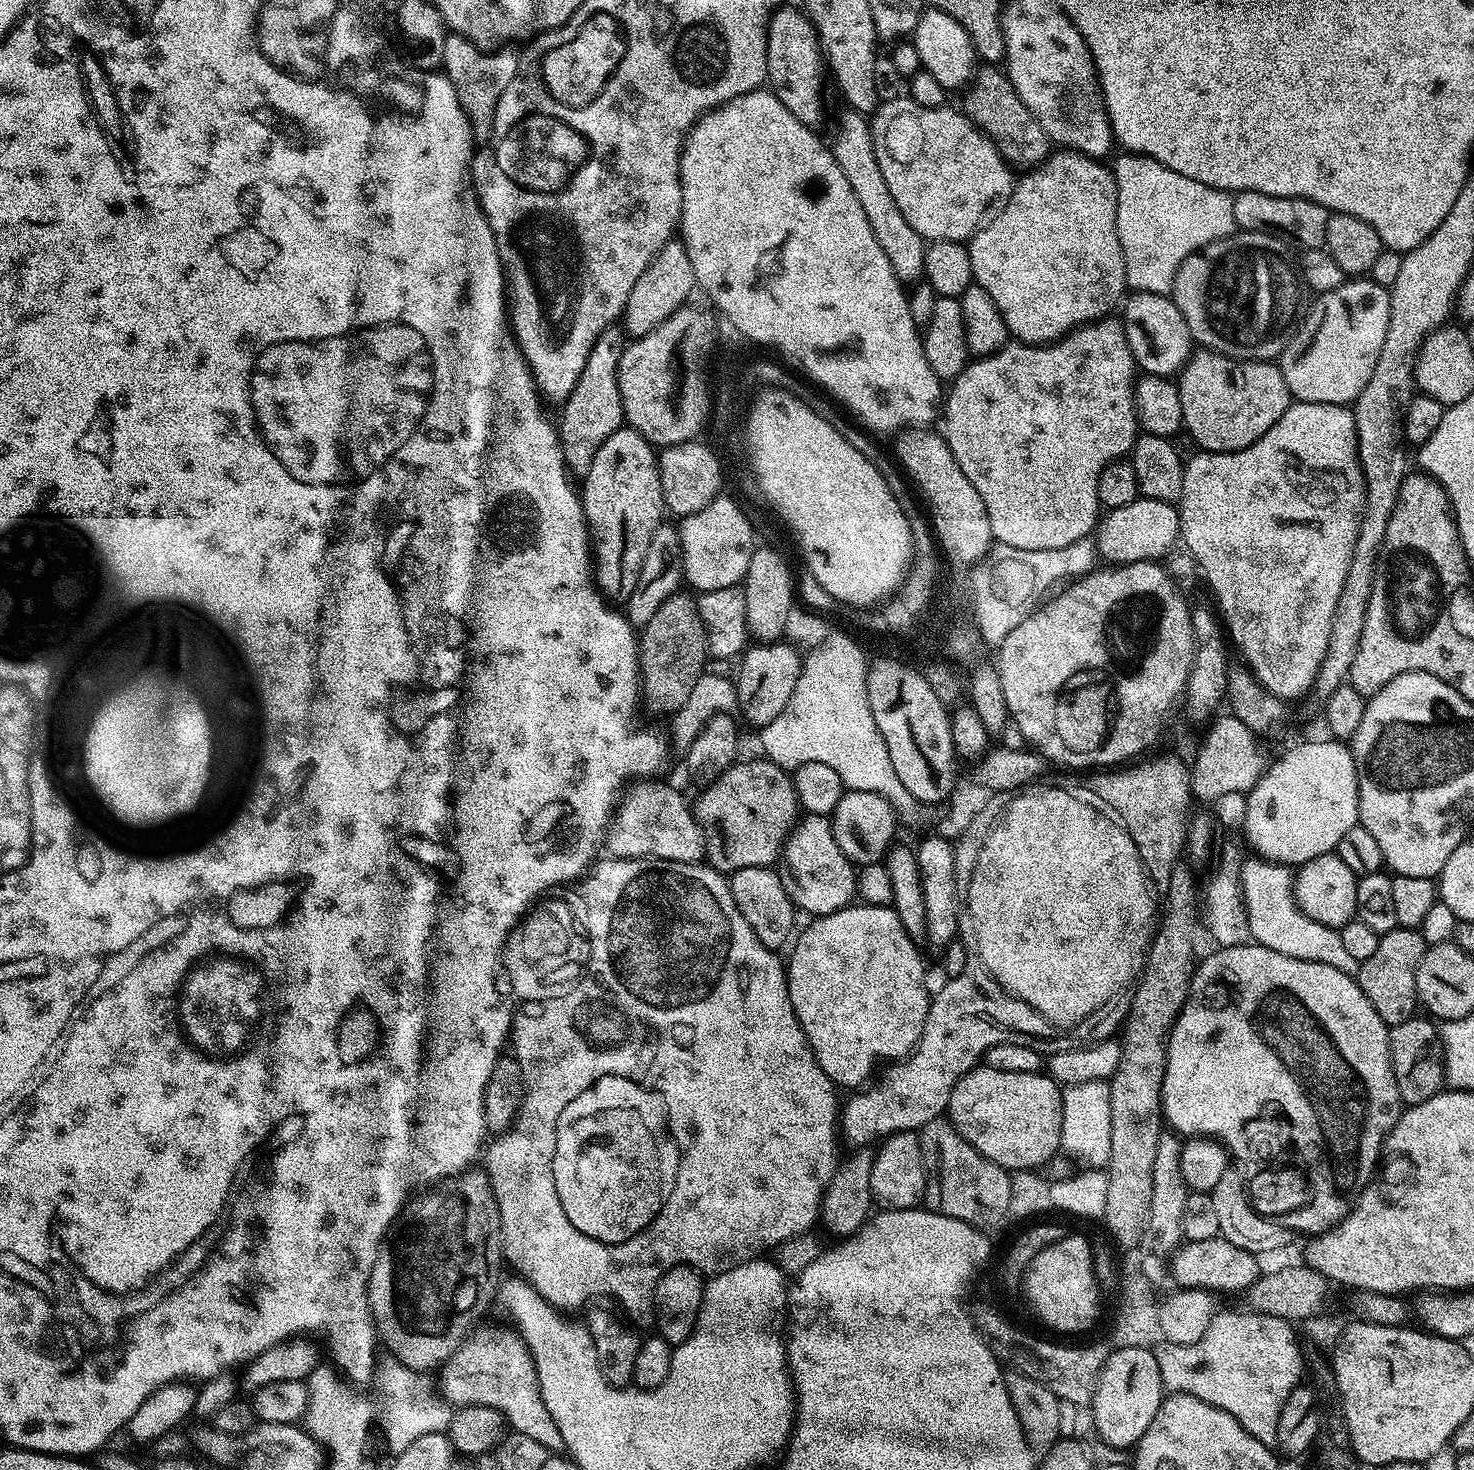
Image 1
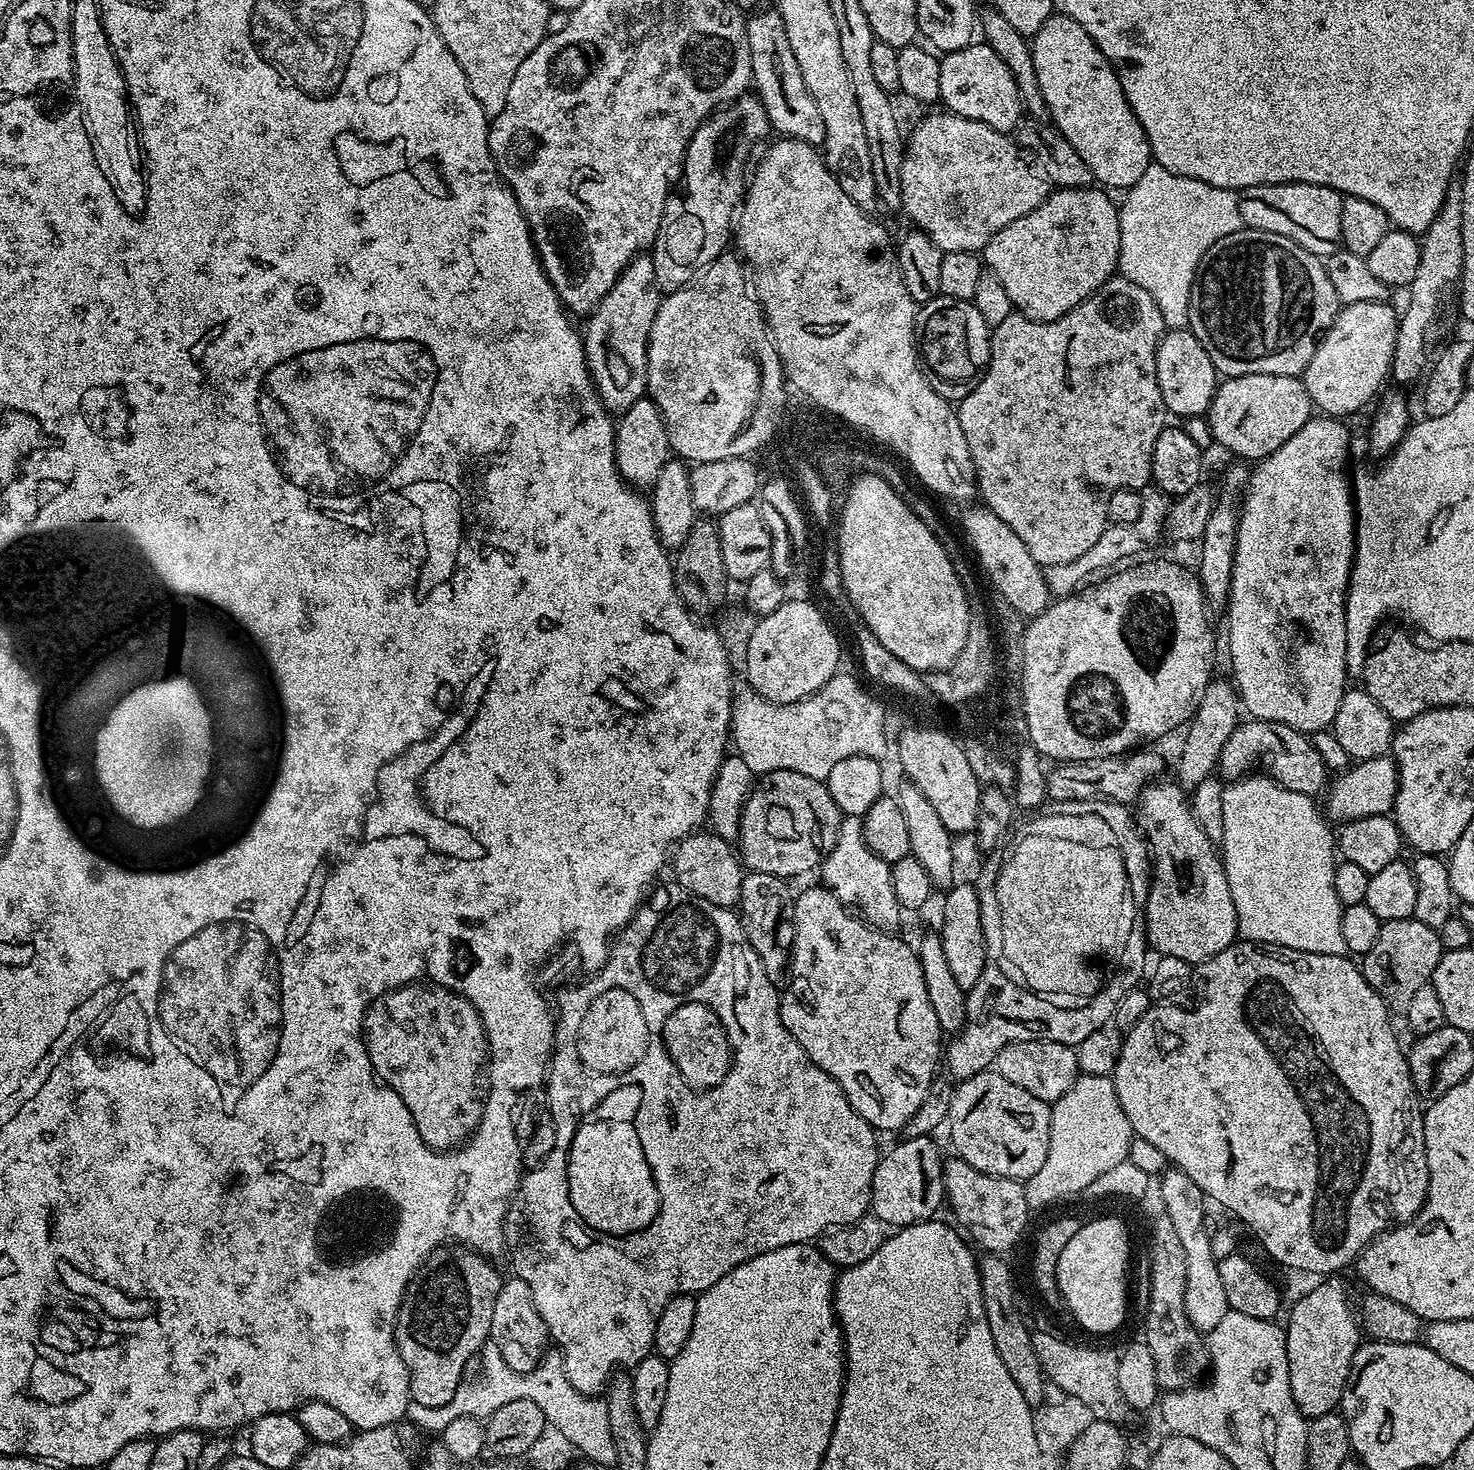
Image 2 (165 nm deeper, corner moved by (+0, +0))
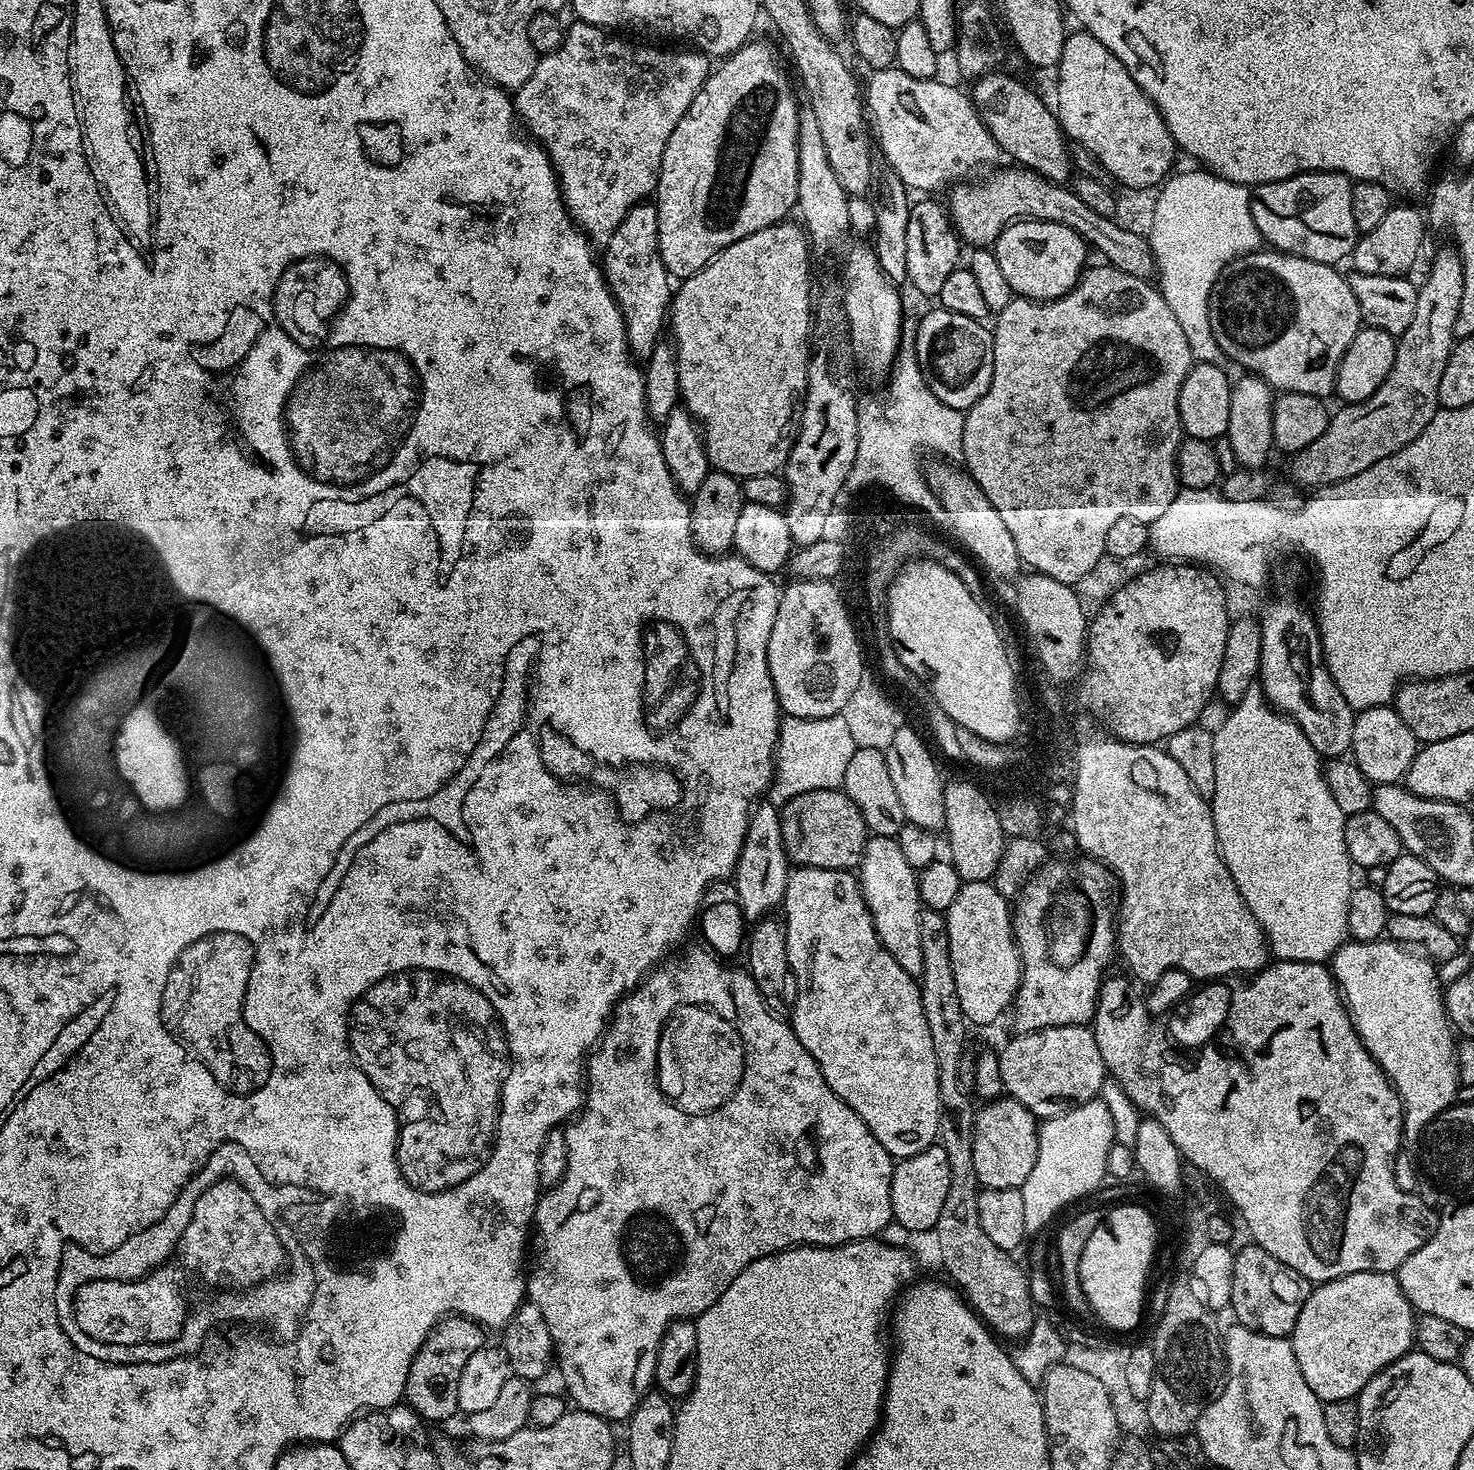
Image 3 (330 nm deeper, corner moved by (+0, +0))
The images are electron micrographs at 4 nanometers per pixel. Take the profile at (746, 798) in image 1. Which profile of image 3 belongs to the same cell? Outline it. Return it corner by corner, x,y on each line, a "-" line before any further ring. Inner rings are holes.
819,788
793,796
779,809
779,822
781,824
781,840
787,852
787,859
793,865
805,868
848,870
859,865
860,857
864,852
864,843
868,841
870,835
858,806
854,806
852,799
840,788

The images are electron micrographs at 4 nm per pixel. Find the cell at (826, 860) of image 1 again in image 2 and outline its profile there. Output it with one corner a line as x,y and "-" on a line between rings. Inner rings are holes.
844,816
840,821
838,838
832,843
832,849
826,853
819,869
823,887
834,894
841,906
855,914
865,924
881,930
892,930
902,917
898,898
894,898
892,870
882,858
878,858
866,846
864,825
861,817

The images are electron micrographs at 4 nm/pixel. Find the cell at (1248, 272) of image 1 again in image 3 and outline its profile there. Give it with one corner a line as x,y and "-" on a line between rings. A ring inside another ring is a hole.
1264,251
1246,252
1244,255
1236,257
1220,271
1220,277
1214,282
1212,293
1208,299
1210,330
1214,330
1214,338
1218,338
1218,346
1223,350
1229,361
1232,359
1234,363
1241,364
1244,370
1249,373
1261,376
1277,393
1297,392
1298,394
1310,394
1321,398
1328,398
1328,395
1331,397
1336,387
1336,368
1350,346
1350,342
1354,340
1356,333
1362,327
1358,298
1354,298
1354,290
1350,290
1345,273
1336,272
1340,270
1337,270
1333,265
1303,260
1301,256
1289,256
1286,252

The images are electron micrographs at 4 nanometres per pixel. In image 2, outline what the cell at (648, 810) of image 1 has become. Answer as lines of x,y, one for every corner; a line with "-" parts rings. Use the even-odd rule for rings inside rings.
698,830
681,839
671,851
670,864
674,866
675,883
692,895
723,908
732,908
739,903
743,867
731,843
710,830

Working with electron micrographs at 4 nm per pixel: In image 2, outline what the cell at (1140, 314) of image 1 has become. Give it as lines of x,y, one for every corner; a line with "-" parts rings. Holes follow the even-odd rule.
1188,328
1165,331
1160,337
1160,346
1156,349
1156,377
1162,390
1162,402
1169,413
1179,418
1203,417
1216,393
1218,373
1210,354
1194,338

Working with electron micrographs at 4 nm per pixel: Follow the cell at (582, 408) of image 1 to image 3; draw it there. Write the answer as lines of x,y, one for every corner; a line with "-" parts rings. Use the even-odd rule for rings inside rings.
655,203
636,204
622,218
618,230
609,238
603,249
602,271
612,297
620,308
624,329
628,335
628,350
633,357
647,358
661,339
660,327
666,324
666,309
674,295
668,272
660,257
658,246
658,214

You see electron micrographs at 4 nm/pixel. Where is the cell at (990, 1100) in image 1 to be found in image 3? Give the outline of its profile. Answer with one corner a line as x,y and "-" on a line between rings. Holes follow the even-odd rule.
1011,1098
991,1099
975,1109
972,1122
974,1170
984,1188
1020,1188
1034,1170
1040,1149
1038,1117
1022,1102

